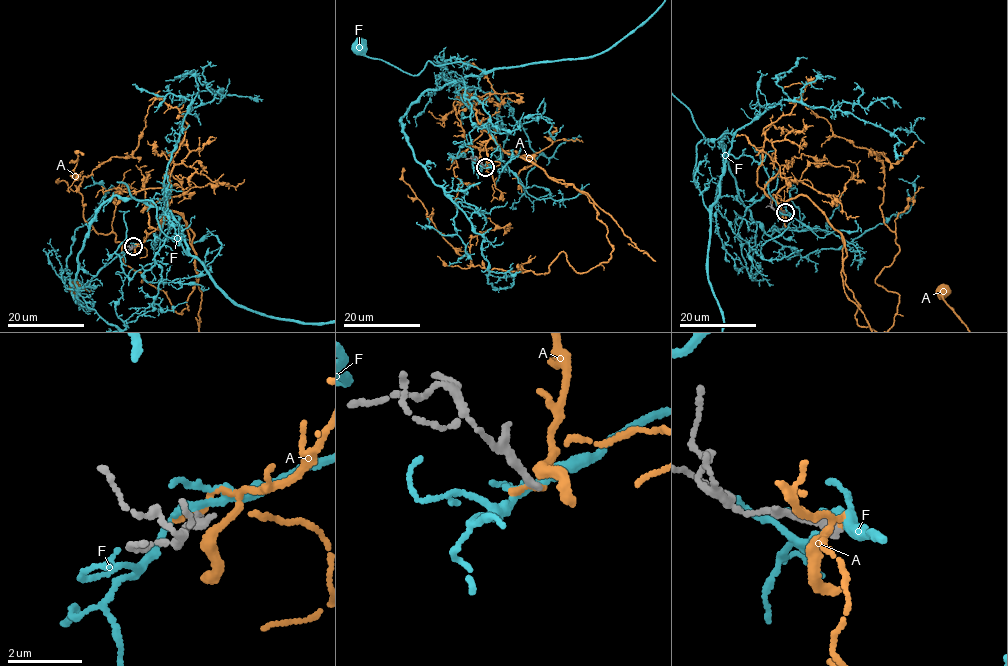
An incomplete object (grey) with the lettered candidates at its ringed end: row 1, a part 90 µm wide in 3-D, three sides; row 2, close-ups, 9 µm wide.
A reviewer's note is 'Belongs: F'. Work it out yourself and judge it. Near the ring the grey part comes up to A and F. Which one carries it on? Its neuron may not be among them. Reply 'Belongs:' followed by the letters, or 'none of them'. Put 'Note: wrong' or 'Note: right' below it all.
Belongs: none of them
Note: wrong

